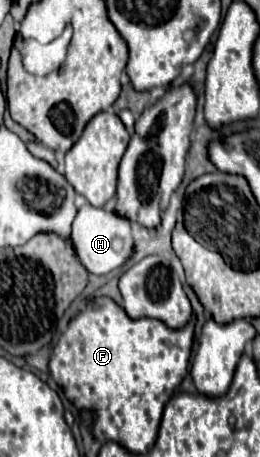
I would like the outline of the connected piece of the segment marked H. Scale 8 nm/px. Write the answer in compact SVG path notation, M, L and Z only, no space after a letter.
M84 205L74 223L72 223L72 245L80 259L80 263L94 275L106 275L118 267L130 257L132 253L132 233L130 233L130 221L118 219L114 211L102 211L92 205Z

